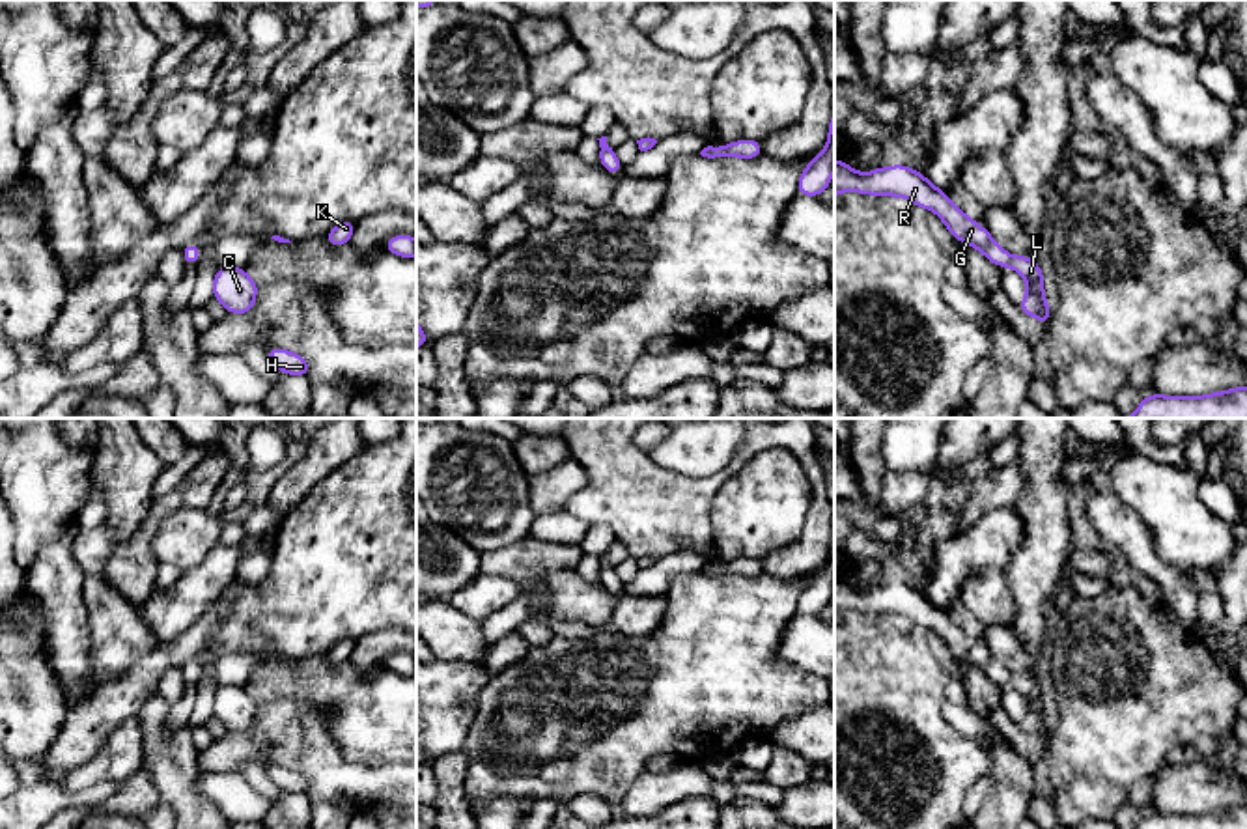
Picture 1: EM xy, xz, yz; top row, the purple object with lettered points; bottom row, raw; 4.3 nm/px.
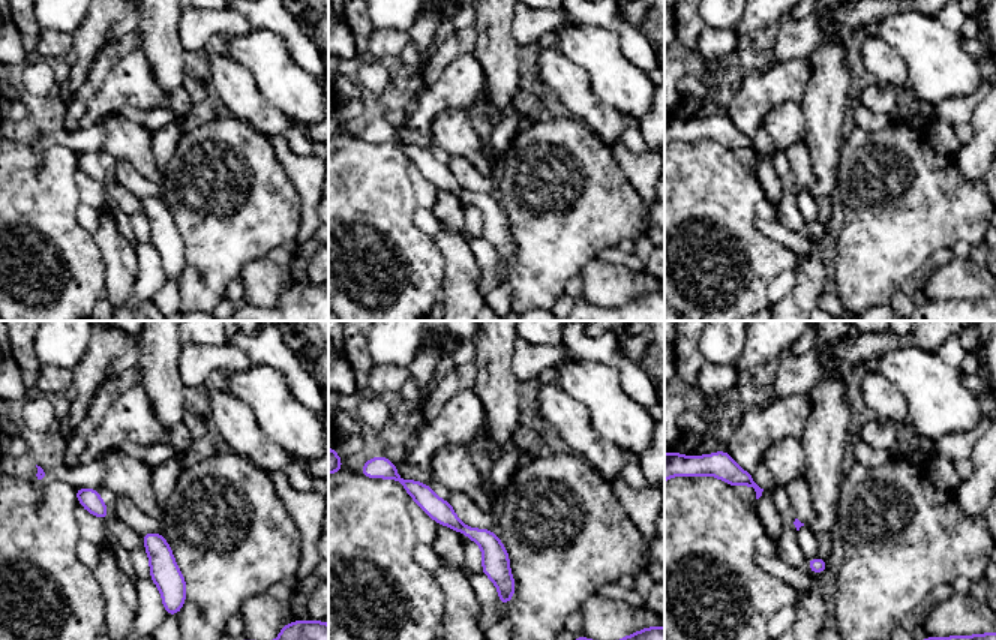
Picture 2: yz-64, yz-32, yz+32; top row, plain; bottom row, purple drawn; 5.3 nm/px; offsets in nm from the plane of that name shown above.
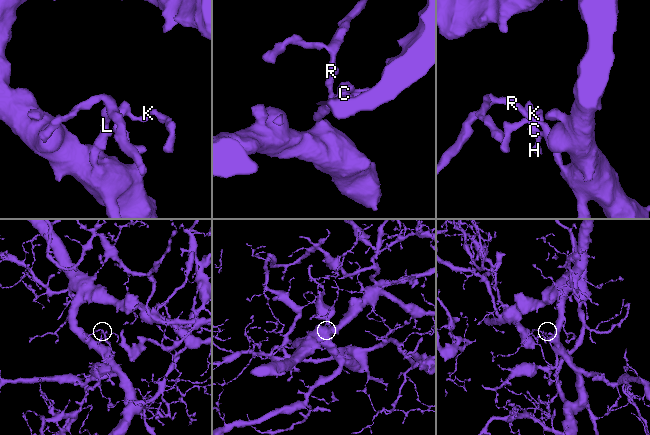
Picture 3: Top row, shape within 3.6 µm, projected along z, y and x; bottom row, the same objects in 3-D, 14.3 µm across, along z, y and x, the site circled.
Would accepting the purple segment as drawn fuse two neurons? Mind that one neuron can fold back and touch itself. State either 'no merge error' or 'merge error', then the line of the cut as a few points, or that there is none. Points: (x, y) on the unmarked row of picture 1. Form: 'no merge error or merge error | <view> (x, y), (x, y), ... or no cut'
no merge error | no cut

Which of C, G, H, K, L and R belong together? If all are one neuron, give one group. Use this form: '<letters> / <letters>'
C G H K L R

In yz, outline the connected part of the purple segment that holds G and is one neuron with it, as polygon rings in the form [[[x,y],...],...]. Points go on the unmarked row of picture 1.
[[[842,577],[834,579],[834,616],[842,609],[855,609],[874,614],[904,614],[913,622],[930,627],[941,635],[956,659],[967,659],[980,668],[991,681],[1016,687],[1027,700],[1029,710],[1017,723],[1027,734],[1038,738],[1044,745],[1051,739],[1051,728],[1044,717],[1044,693],[1036,678],[1012,674],[1004,670],[989,653],[961,627],[948,612],[933,605],[920,590],[904,583],[876,586],[872,592],[851,588]]]

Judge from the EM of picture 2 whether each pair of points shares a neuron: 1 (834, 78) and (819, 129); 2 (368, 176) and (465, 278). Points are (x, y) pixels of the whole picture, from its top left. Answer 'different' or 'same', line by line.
1: same
2: different

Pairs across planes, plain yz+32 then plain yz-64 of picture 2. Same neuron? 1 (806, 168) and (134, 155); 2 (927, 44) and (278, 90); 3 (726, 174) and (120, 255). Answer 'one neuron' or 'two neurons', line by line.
1: two neurons
2: one neuron
3: two neurons

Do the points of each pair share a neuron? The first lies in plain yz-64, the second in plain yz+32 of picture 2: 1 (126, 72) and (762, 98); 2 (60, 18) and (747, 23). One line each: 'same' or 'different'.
1: same
2: different

